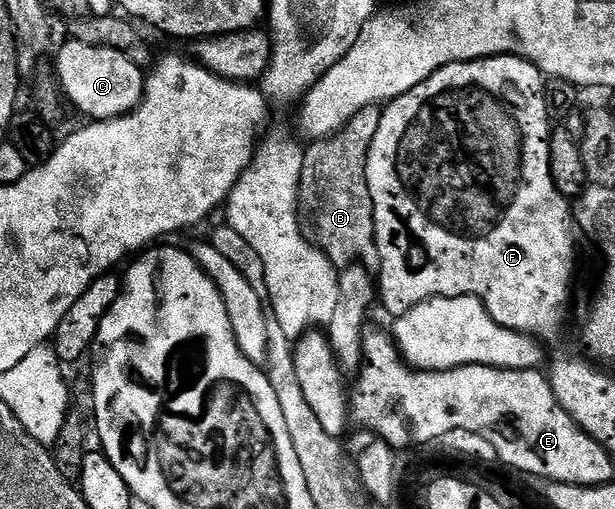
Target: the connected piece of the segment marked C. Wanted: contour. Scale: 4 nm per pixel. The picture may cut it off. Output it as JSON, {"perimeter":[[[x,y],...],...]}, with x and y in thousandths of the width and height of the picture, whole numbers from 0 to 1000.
{"perimeter":[[[124,81],[111,83],[93,100],[93,141],[89,141],[89,153],[104,193],[117,208],[120,202],[135,224],[146,226],[143,232],[151,238],[192,234],[197,226],[211,226],[229,204],[229,194],[236,187],[237,149],[231,134],[218,128],[198,100],[189,100],[179,92],[135,88]]]}

